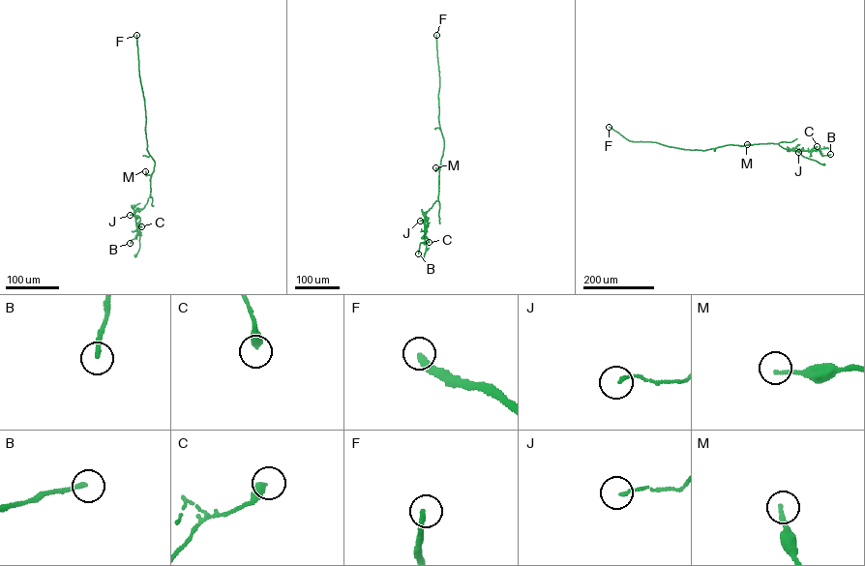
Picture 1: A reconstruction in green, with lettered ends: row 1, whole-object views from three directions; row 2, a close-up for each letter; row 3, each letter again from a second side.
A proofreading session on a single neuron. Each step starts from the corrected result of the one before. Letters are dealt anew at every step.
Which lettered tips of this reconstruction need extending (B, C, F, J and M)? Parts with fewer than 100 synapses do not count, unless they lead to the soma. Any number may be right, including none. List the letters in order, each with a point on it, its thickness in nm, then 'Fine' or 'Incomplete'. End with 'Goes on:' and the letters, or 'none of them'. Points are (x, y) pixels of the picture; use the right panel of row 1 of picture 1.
B: Place: (830, 154). Thickness 180 nm. Fine
C: Place: (817, 146). Thickness 400 nm. Fine
F: Place: (609, 127). Thickness 240 nm. Incomplete
J: Place: (798, 152). Thickness 130 nm. Fine
M: Place: (747, 144). Thickness 170 nm. Fine
Goes on: F

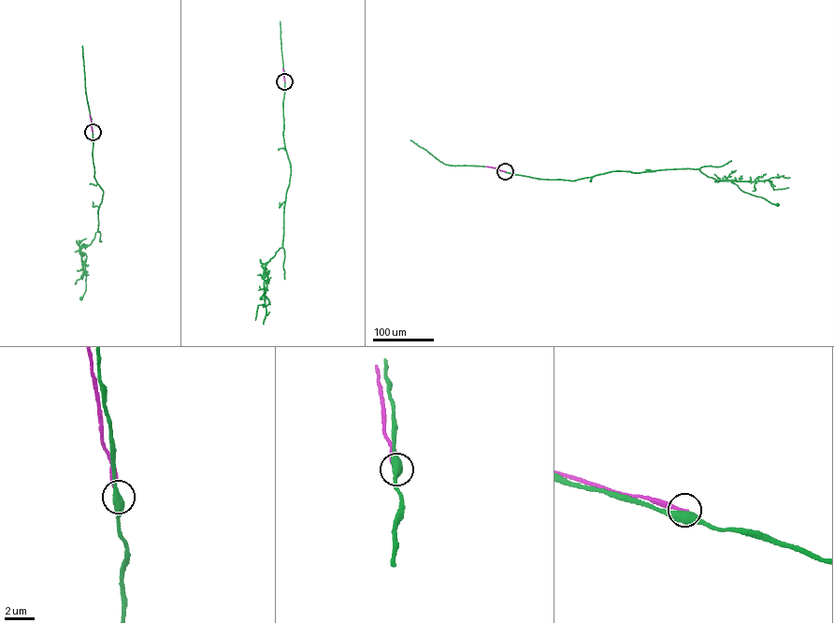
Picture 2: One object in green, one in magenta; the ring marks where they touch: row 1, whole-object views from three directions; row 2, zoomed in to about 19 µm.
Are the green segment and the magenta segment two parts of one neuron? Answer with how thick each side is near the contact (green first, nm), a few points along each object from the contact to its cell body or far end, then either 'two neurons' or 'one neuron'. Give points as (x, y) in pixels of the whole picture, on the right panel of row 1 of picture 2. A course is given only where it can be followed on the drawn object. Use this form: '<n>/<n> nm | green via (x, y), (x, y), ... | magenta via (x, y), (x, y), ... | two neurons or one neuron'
500/190 nm | green via (505, 171), (571, 181), (615, 171), (638, 173), (698, 169), (717, 181), (732, 181), (743, 191), (777, 205) | magenta via (505, 171), (486, 166) | two neurons

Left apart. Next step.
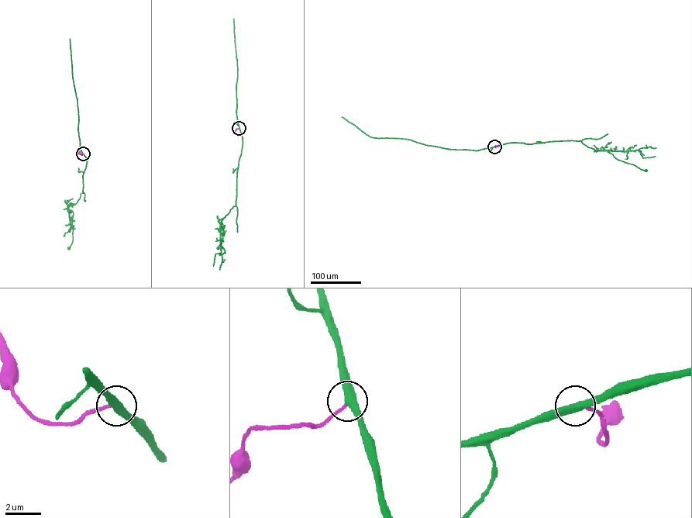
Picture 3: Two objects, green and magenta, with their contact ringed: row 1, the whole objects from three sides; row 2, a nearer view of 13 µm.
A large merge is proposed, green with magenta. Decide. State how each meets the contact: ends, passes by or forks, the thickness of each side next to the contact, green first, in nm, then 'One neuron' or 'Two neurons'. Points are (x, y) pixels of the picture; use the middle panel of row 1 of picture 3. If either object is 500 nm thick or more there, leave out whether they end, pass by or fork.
At the ring green passes by. At the ring magenta ends. Thickness 440 nm (green) against 140 nm. One neuron

